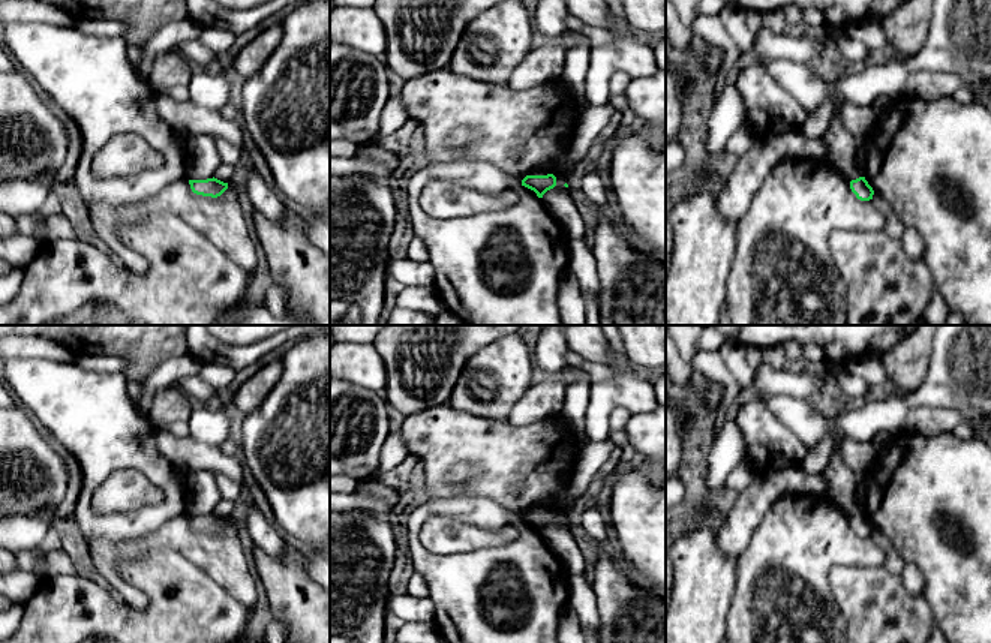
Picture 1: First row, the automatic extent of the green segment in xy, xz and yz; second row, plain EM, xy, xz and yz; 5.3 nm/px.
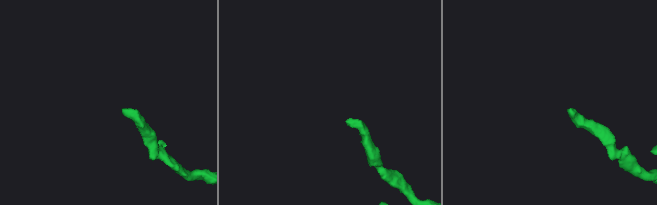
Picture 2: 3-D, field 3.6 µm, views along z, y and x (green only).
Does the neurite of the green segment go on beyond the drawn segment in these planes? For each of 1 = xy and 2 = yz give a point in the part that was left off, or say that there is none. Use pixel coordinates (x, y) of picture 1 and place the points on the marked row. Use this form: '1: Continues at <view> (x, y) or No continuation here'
1: No continuation here
2: No continuation here

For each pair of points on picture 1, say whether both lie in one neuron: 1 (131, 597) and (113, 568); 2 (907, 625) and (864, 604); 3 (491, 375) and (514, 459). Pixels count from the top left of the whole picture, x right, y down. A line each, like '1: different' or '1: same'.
1: same
2: same
3: different

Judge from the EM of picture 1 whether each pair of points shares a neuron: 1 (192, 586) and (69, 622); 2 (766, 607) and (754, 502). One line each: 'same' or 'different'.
1: same
2: different

